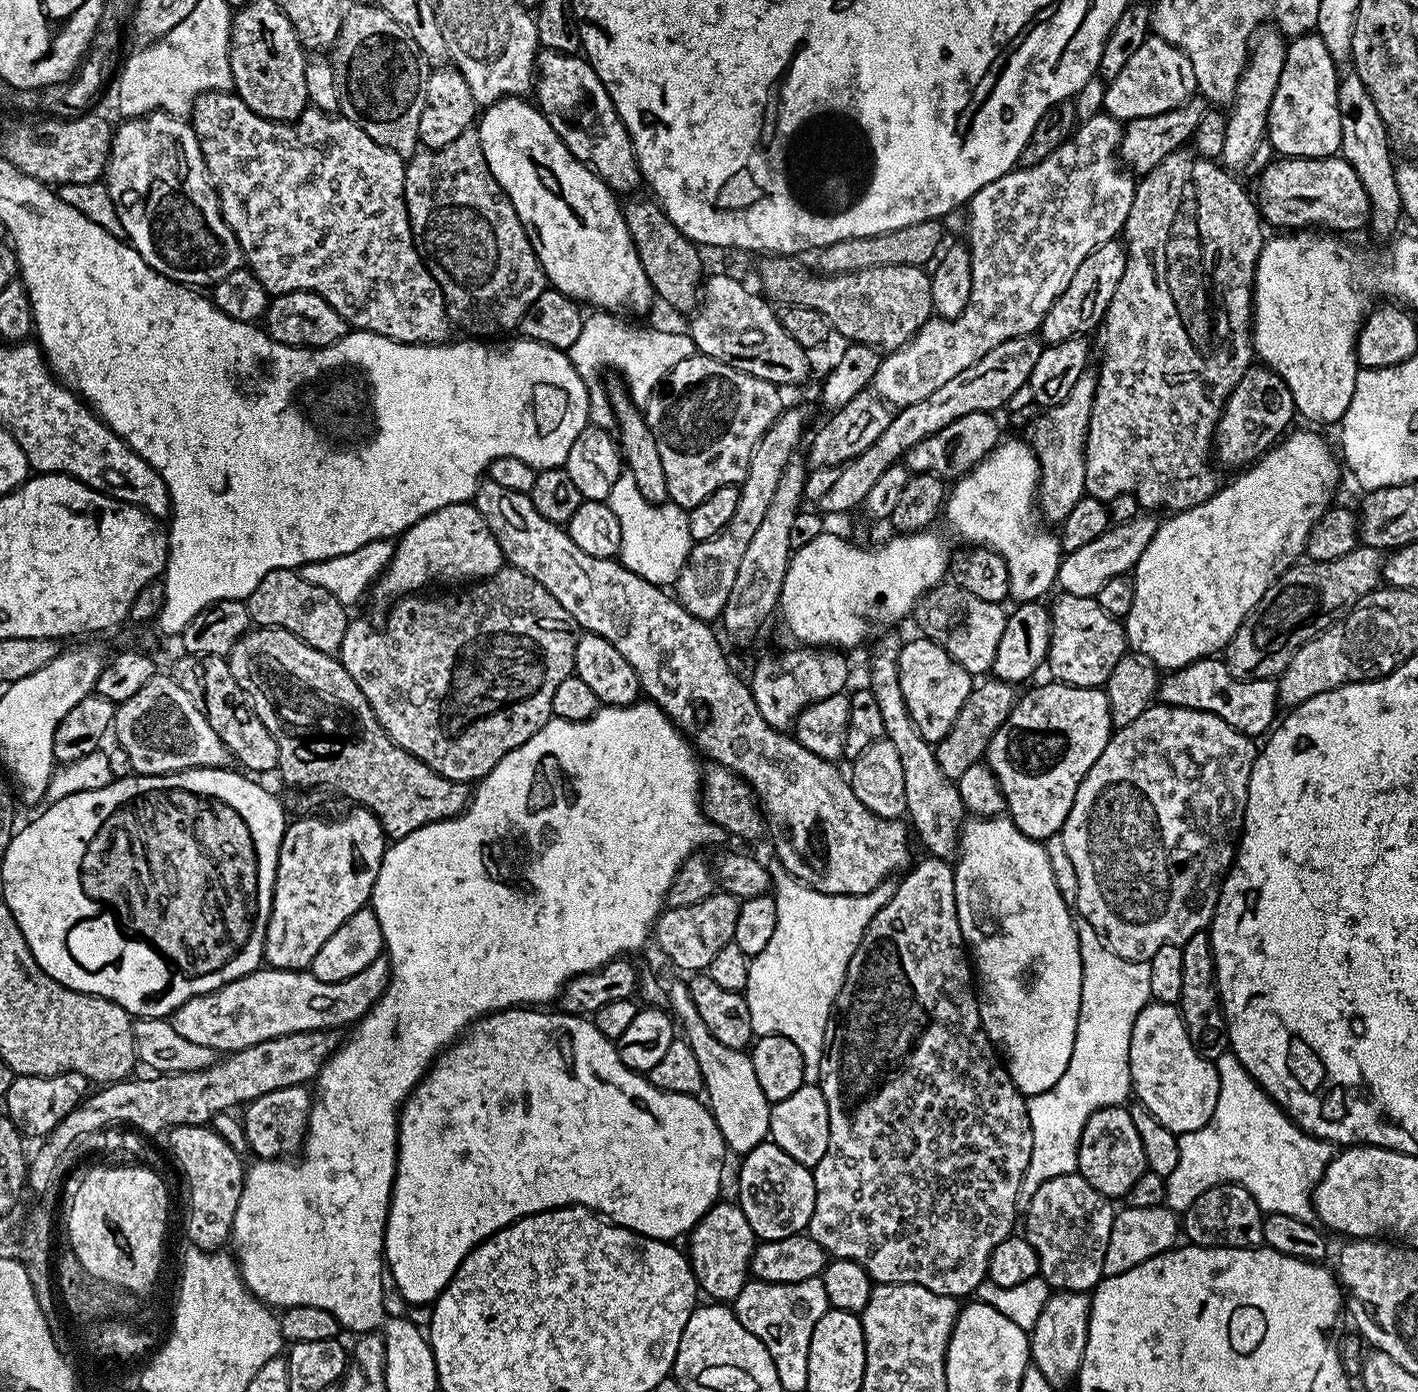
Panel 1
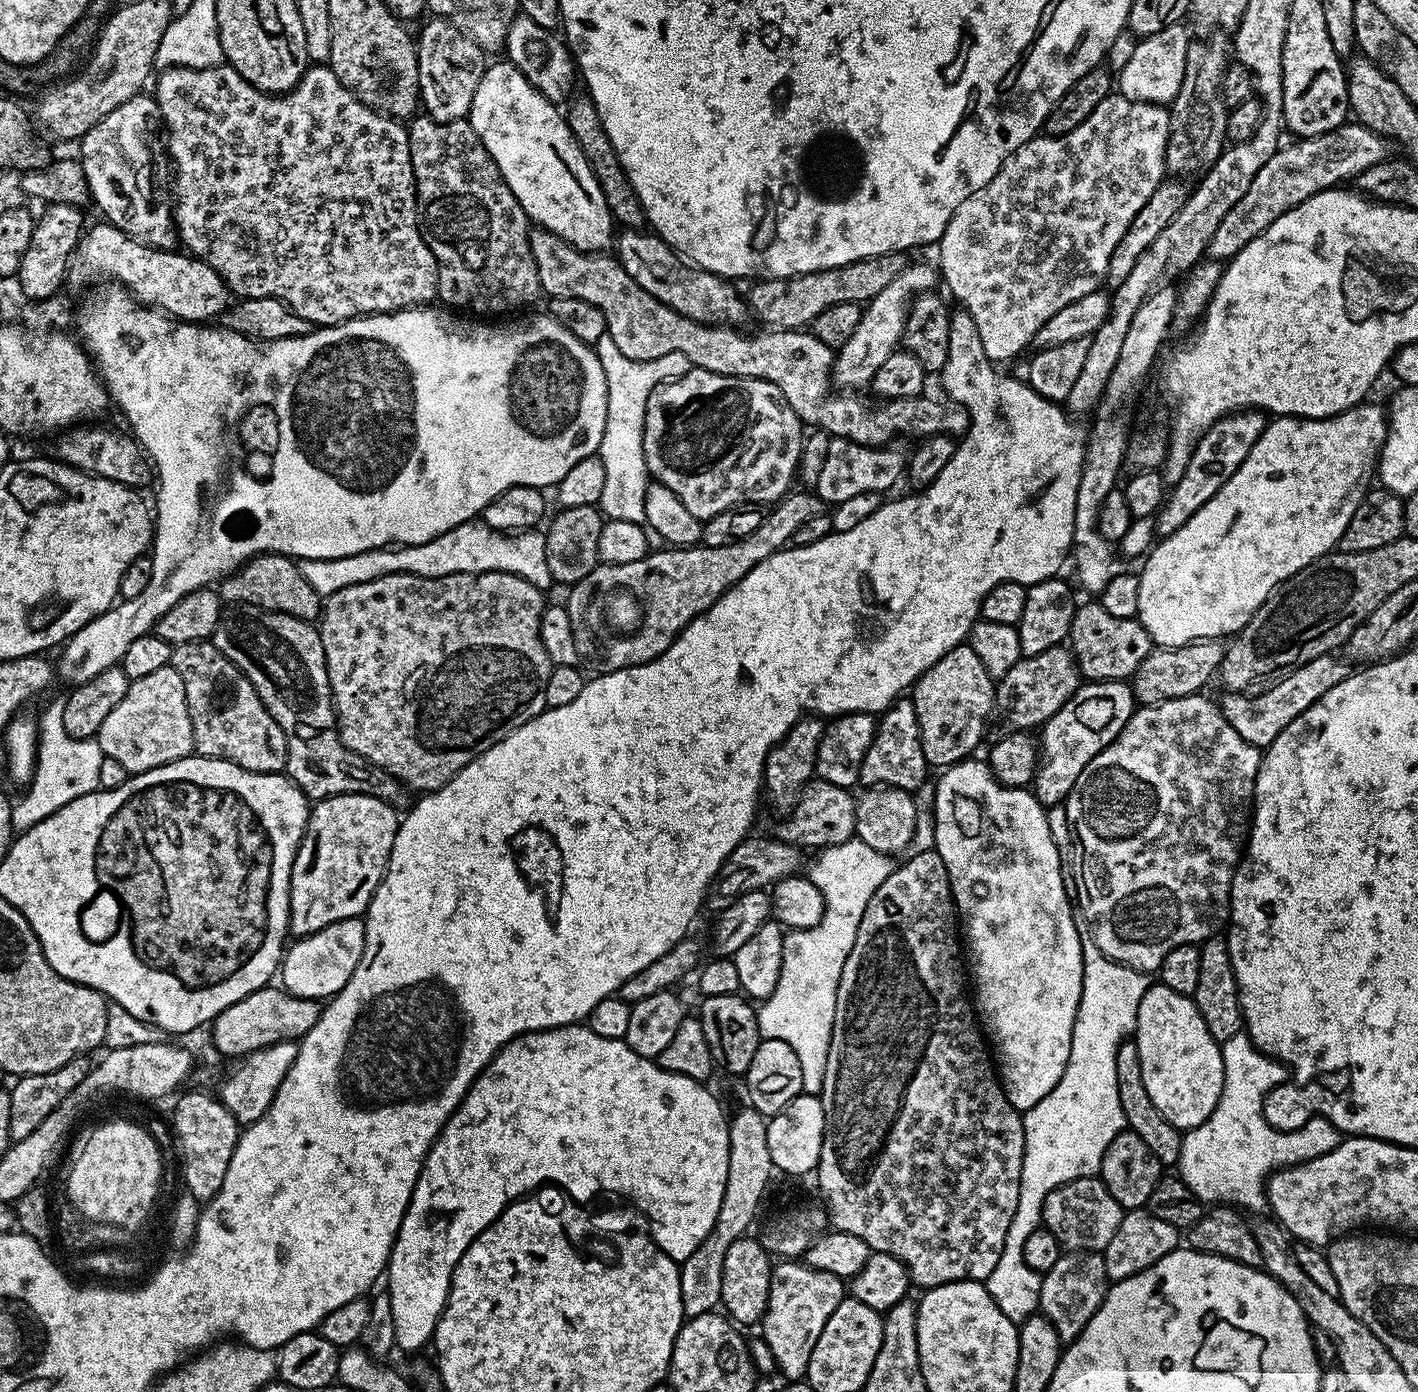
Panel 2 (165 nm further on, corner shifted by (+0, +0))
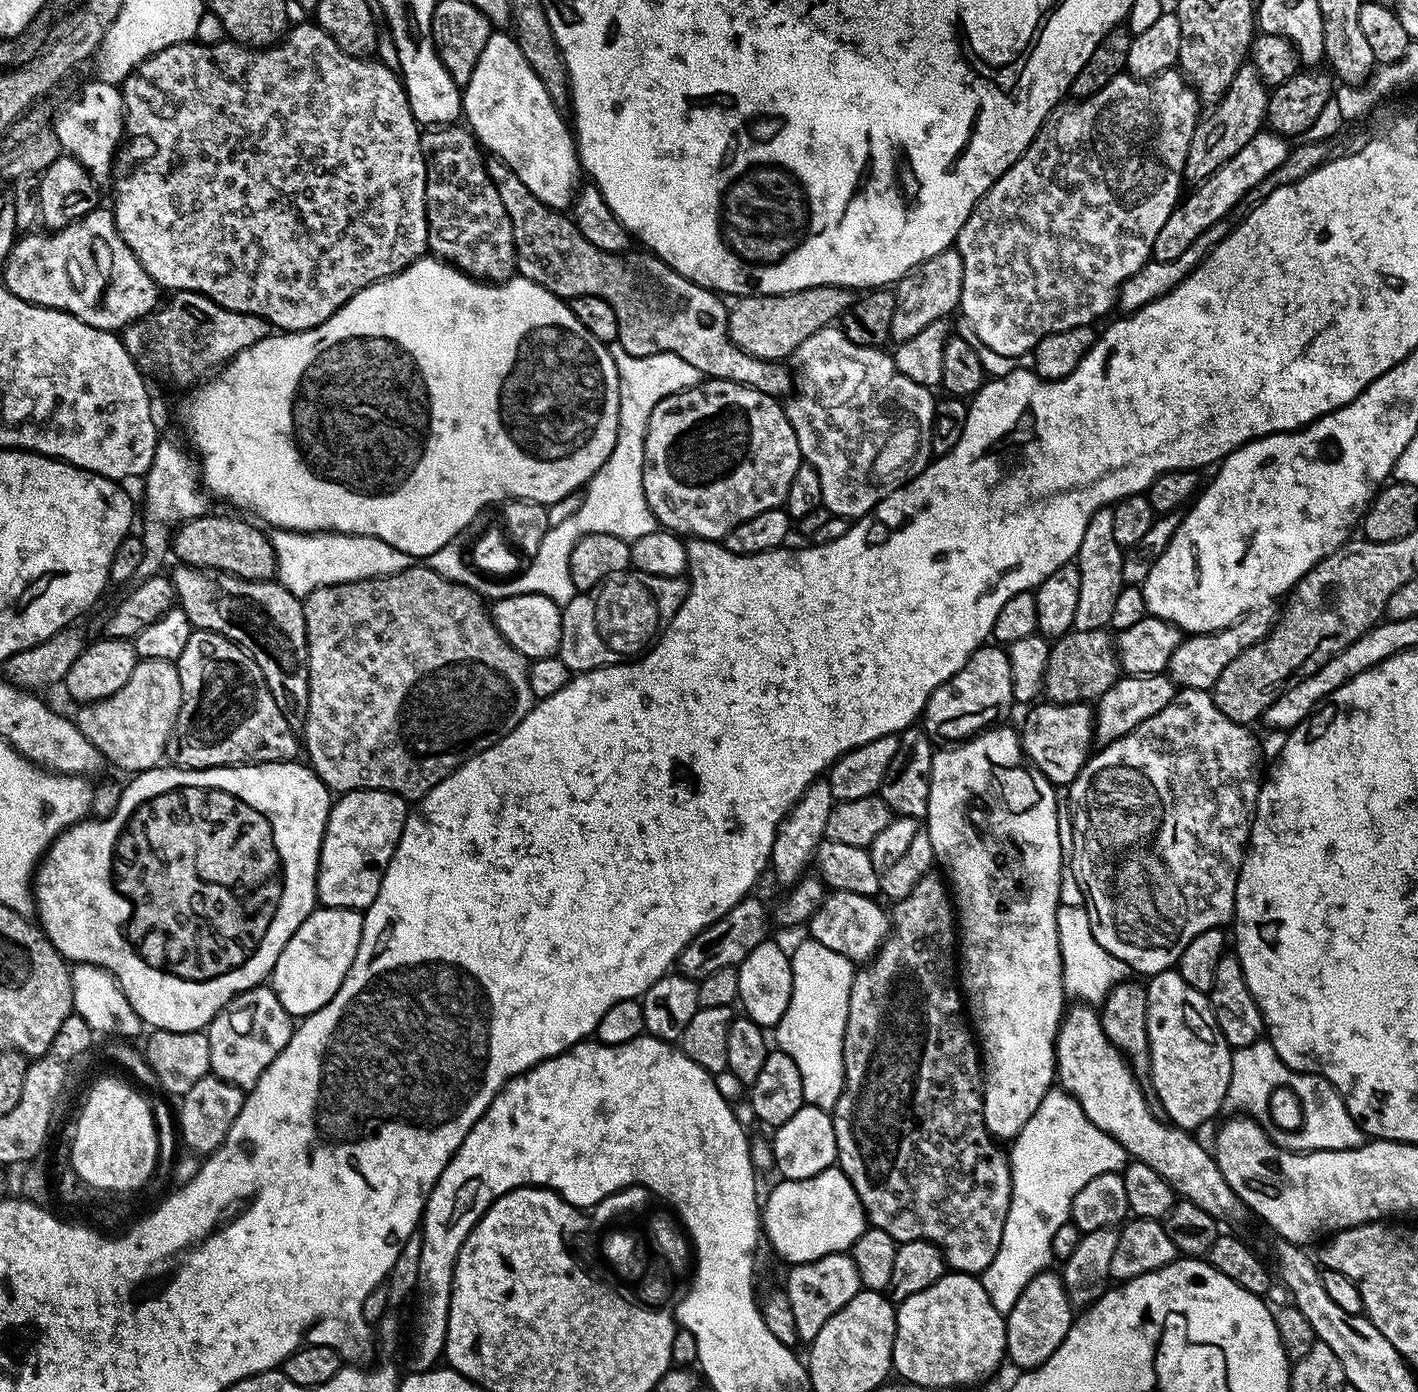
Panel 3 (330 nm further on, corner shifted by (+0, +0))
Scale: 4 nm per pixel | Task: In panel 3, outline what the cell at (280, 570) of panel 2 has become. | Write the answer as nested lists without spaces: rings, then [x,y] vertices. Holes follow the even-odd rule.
[[[205,514],[203,516],[193,516],[190,520],[185,520],[183,524],[175,529],[174,535],[170,541],[170,552],[174,557],[177,556],[177,561],[180,564],[188,564],[192,568],[202,568],[213,572],[224,572],[227,576],[237,576],[243,580],[270,580],[276,575],[276,555],[274,554],[274,546],[272,545],[271,535],[259,523],[251,524],[248,520],[239,520],[236,516],[212,516],[213,514]]]

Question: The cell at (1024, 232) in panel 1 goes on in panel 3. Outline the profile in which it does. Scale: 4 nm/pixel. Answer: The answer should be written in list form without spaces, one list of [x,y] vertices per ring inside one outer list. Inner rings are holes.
[[[1169,70],[1152,80],[1135,80],[1133,76],[1121,74],[1115,76],[1106,86],[1102,86],[1098,94],[1087,96],[1079,102],[1068,103],[1061,102],[1052,109],[1028,149],[1020,155],[1018,162],[1014,162],[1014,166],[1010,166],[1010,170],[1006,170],[996,179],[994,186],[990,186],[988,193],[976,203],[970,218],[966,218],[962,230],[956,235],[954,247],[958,254],[962,254],[964,270],[959,311],[963,319],[970,322],[974,334],[978,334],[978,338],[982,338],[982,342],[986,342],[986,346],[990,346],[990,350],[997,354],[1027,357],[1036,344],[1052,332],[1070,330],[1083,324],[1095,325],[1099,316],[1106,315],[1114,308],[1121,284],[1127,282],[1142,265],[1148,263],[1154,238],[1158,238],[1158,230],[1166,226],[1166,218],[1170,218],[1170,214],[1182,199],[1180,188],[1182,189],[1184,184],[1186,150],[1190,150],[1190,138],[1194,138],[1202,104],[1196,91],[1179,71]]]

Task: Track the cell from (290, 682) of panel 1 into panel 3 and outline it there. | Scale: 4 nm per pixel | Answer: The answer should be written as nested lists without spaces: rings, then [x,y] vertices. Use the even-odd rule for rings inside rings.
[[[188,564],[176,566],[170,572],[176,588],[178,607],[186,614],[193,629],[216,632],[234,642],[262,670],[278,710],[288,719],[293,729],[303,729],[308,713],[308,643],[306,642],[306,618],[301,597],[290,594],[275,579],[243,580],[213,572],[192,568]]]

